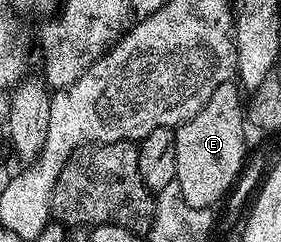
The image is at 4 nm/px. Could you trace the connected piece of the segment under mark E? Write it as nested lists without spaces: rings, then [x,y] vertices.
[[[236,82],[220,83],[207,97],[199,113],[180,124],[175,131],[176,183],[187,201],[187,205],[198,209],[213,209],[217,202],[230,194],[231,188],[242,172],[247,159],[245,151],[245,127],[247,113],[243,108],[243,97],[237,93]]]

